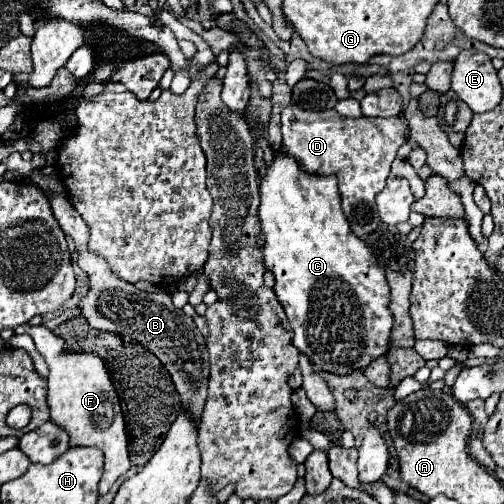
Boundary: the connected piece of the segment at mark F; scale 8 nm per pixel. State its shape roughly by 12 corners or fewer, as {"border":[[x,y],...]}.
{"border":[[24,324],[50,366],[50,420],[104,452],[104,496],[130,470],[118,394],[94,354]]}

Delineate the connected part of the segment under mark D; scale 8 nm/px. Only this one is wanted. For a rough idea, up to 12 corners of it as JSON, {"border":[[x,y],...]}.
{"border":[[282,110],[284,150],[336,174],[356,236],[380,226],[376,194],[404,144],[396,118]]}

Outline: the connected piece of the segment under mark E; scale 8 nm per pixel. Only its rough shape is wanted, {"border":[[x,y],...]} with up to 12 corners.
{"border":[[464,50],[452,90],[474,110],[494,110],[502,86],[490,58]]}

